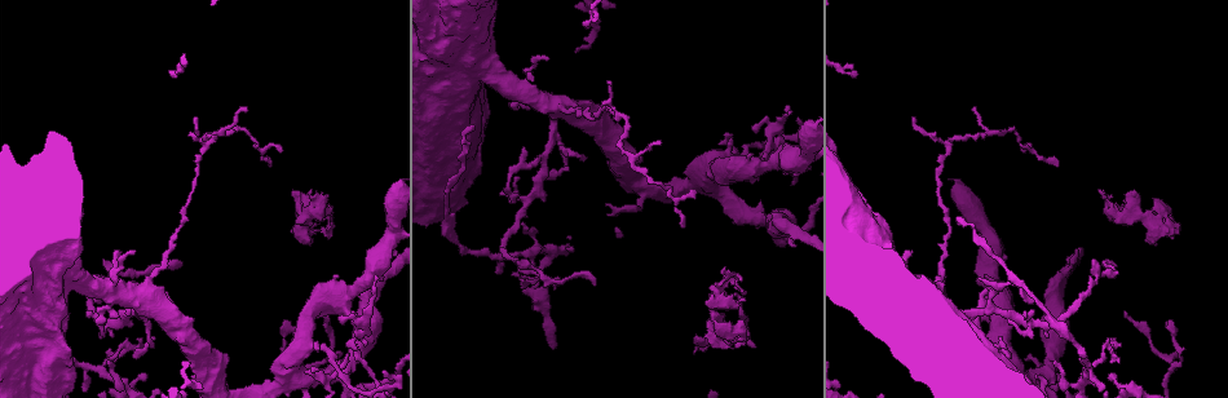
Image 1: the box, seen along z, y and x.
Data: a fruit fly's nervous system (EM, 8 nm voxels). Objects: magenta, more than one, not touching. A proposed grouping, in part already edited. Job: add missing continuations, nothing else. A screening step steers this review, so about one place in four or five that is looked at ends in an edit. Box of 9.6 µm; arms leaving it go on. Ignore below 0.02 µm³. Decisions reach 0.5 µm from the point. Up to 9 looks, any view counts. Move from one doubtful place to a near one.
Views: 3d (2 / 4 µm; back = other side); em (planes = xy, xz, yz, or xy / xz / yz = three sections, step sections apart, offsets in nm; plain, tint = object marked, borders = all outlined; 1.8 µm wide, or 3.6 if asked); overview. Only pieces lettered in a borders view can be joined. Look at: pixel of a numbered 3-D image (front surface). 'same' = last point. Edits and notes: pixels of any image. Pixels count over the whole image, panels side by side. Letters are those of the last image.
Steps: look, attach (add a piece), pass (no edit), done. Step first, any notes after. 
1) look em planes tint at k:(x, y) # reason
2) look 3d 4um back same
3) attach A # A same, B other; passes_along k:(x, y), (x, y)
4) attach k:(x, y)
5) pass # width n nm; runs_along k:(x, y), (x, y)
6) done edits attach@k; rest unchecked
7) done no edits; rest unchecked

look em yz step 8 borders at 1:(733, 294) # branch stops here

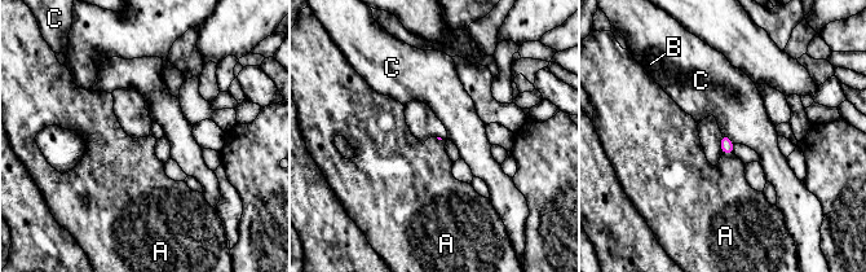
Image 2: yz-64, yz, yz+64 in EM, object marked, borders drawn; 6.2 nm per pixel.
pass # A other, B other, C other; border 2:(734, 154), (723, 156); no lettered piece goes on from it

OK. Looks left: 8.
look em planes borders at 1:(544, 160) # narrows sharply

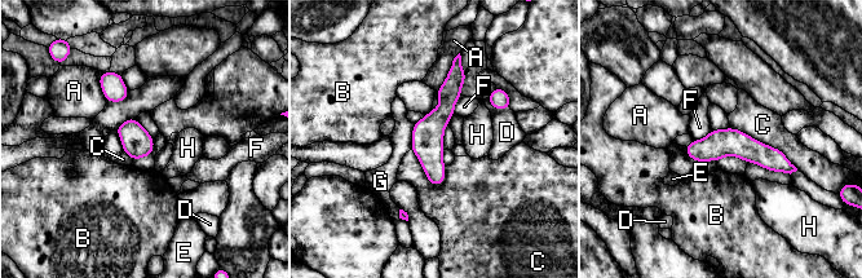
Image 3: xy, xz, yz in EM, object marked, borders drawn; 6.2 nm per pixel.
pass # width 180 nm; longest_contact C 500 nm; A other, B other, C other, D other, E other, F other, G other, H other; none of them fits

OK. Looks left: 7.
look em yz step 8 tint at 1:(522, 225) # free end

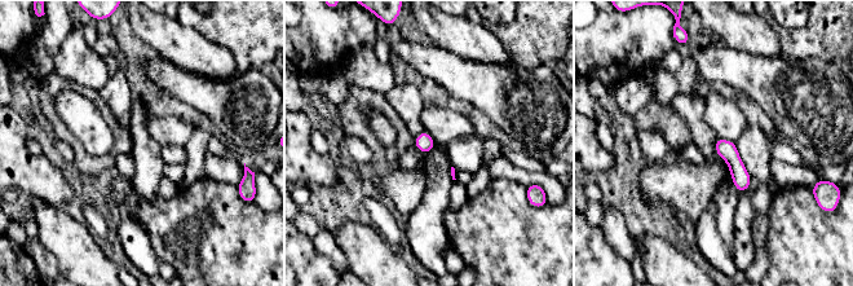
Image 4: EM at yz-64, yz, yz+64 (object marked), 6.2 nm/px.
look em yz step 8 borders same # what lies round it

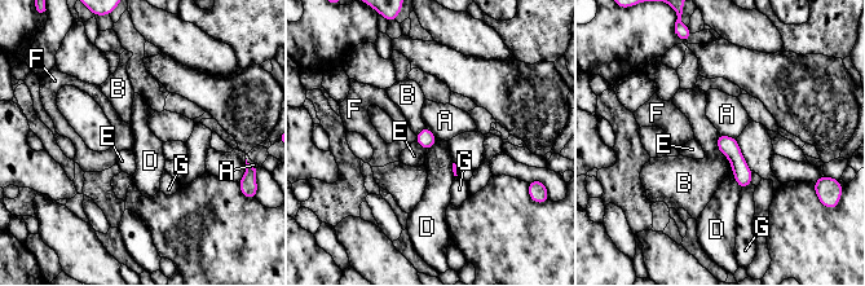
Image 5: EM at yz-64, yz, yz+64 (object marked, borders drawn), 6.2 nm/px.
pass # width 110 nm; A other, B other, D other, E other, F other, G other; no lettered piece goes on from it

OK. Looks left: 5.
look em planes borders at 1:(959, 218) # tapers out

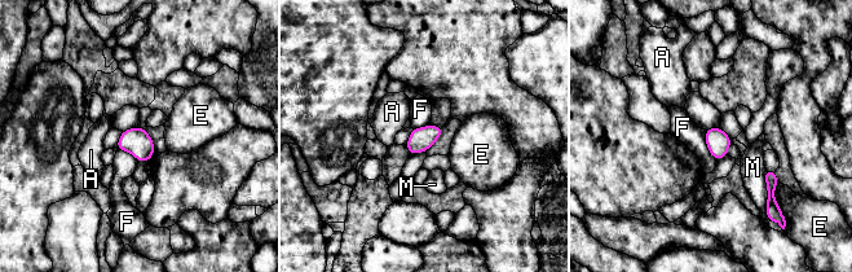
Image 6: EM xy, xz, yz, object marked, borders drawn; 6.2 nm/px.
pass # width 150 nm; A other, E other, F other, M other; border 6:(703, 130), (707, 152), (716, 161); no lettered piece goes on from it

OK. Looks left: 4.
done no edits; rest unchecked

